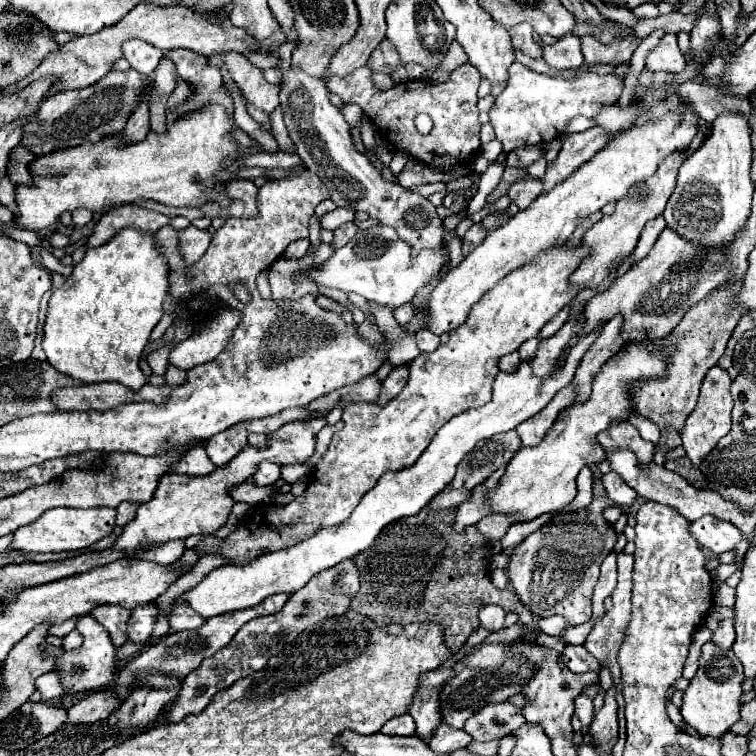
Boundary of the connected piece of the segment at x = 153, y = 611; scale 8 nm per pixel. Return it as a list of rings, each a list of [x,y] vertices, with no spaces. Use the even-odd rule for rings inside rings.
[[[153,603],[137,605],[127,621],[127,641],[147,643],[157,623],[157,607]]]

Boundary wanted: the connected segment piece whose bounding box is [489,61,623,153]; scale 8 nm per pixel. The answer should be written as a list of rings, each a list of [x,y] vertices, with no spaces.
[[[515,61],[509,67],[509,79],[503,95],[495,99],[489,111],[495,137],[503,143],[505,153],[519,147],[553,141],[561,133],[565,133],[573,117],[583,115],[587,119],[593,119],[605,105],[613,105],[621,95],[621,87],[623,81],[615,75],[579,75],[577,79],[565,81],[535,73]]]

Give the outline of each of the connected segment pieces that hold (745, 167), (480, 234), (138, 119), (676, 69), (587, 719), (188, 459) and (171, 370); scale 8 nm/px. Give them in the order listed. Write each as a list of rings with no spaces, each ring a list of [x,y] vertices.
[[[723,109],[719,117],[713,121],[713,133],[711,137],[681,165],[679,177],[677,177],[677,187],[673,195],[669,197],[669,203],[665,207],[665,219],[667,225],[677,231],[681,237],[709,245],[709,247],[725,247],[733,241],[735,233],[747,223],[749,217],[749,207],[751,207],[751,197],[753,197],[753,183],[749,177],[751,169],[751,137],[749,137],[749,125],[745,117],[739,111],[729,111]]]
[[[479,223],[477,225],[471,225],[471,229],[463,237],[463,253],[469,255],[469,251],[473,251],[485,237],[487,237],[487,233],[483,231],[483,227]]]
[[[141,103],[135,113],[131,113],[129,121],[127,121],[127,127],[123,131],[123,137],[127,141],[141,141],[145,139],[145,135],[149,133],[151,129],[151,123],[149,123],[149,107],[145,103]]]
[[[667,33],[659,45],[647,55],[645,67],[651,71],[665,71],[665,73],[681,73],[685,69],[685,55],[677,45],[677,35]]]
[[[579,695],[575,699],[575,715],[581,719],[583,727],[587,727],[593,721],[593,703],[587,695]]]
[[[191,447],[185,455],[179,457],[177,463],[173,463],[169,467],[167,473],[179,473],[179,475],[191,475],[191,477],[199,477],[199,475],[207,475],[216,467],[205,455],[203,447]]]
[[[167,365],[167,371],[165,371],[163,379],[165,379],[169,385],[183,385],[183,383],[187,381],[187,371],[177,369],[177,367],[173,367],[173,365]]]

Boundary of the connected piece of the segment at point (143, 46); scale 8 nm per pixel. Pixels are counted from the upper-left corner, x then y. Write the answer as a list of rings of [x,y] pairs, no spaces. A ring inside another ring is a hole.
[[[127,41],[123,47],[123,55],[125,59],[131,63],[131,67],[143,75],[151,75],[159,63],[159,59],[163,57],[163,51],[145,43],[145,41]]]

